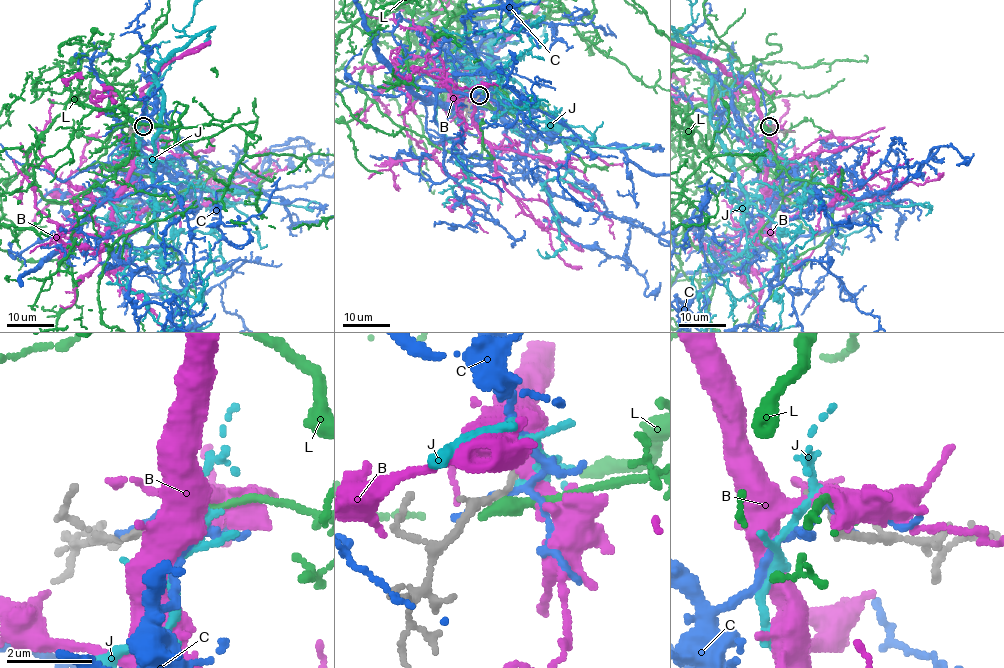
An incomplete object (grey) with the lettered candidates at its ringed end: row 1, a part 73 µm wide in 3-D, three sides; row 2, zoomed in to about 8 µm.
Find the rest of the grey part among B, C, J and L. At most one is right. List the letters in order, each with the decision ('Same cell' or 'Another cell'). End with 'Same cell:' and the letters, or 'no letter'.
B: Another cell
C: Another cell
J: Another cell
L: Another cell
Same cell: no letter

